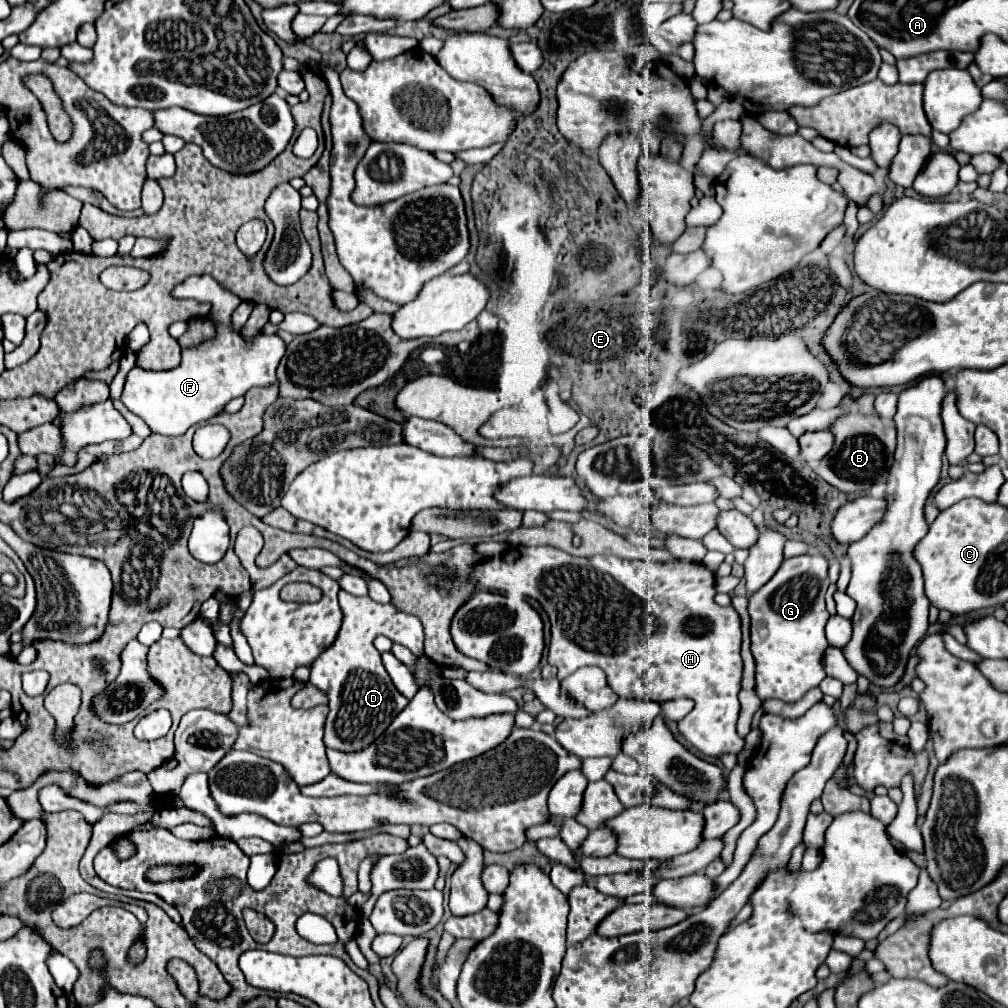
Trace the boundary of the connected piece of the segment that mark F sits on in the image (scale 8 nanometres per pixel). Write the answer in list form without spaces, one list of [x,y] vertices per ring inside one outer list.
[[[210,275],[188,277],[172,291],[172,295],[210,303],[216,335],[198,345],[184,347],[182,363],[176,369],[151,371],[134,366],[129,371],[120,399],[134,415],[142,417],[154,433],[160,435],[182,435],[192,425],[218,415],[228,401],[244,395],[248,389],[274,385],[276,367],[286,351],[286,343],[280,335],[258,333],[246,341],[246,337],[232,327],[232,313],[240,305],[240,297],[222,287]]]

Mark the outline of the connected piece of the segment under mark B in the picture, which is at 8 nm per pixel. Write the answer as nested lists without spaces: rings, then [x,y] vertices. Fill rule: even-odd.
[[[842,415],[830,425],[834,435],[832,451],[814,467],[814,473],[842,493],[862,493],[876,483],[886,481],[886,471],[892,463],[892,451],[896,449],[896,429],[886,425],[876,415]]]

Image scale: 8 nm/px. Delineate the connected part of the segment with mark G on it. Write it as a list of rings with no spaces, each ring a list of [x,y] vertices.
[[[808,553],[786,559],[774,577],[748,597],[752,655],[756,659],[756,693],[760,699],[796,703],[826,677],[822,655],[828,647],[824,635],[830,617],[824,603],[828,585],[828,561],[820,553]]]

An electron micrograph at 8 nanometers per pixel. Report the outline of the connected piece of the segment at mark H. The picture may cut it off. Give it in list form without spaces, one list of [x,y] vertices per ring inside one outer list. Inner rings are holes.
[[[512,547],[510,551],[506,551],[500,557],[492,557],[486,559],[482,563],[476,565],[478,573],[468,575],[468,581],[474,587],[480,587],[482,591],[494,591],[494,593],[504,593],[505,597],[512,599],[524,599],[527,602],[528,597],[538,599],[538,603],[542,605],[542,609],[548,613],[550,619],[550,647],[548,647],[548,663],[558,667],[558,679],[568,677],[570,673],[574,673],[576,669],[584,667],[584,665],[596,665],[606,673],[608,685],[612,687],[612,691],[618,697],[624,699],[648,699],[648,701],[668,701],[668,699],[678,699],[678,697],[688,697],[694,701],[694,709],[678,723],[678,731],[680,735],[690,741],[700,753],[708,755],[708,757],[720,757],[722,753],[738,753],[744,747],[744,739],[738,737],[736,733],[736,719],[738,719],[738,711],[740,711],[740,703],[738,703],[738,691],[740,691],[740,677],[742,677],[742,657],[740,657],[740,643],[742,643],[742,631],[740,631],[740,617],[734,611],[734,607],[720,607],[714,597],[716,597],[716,577],[710,569],[706,569],[702,563],[694,563],[694,561],[686,561],[686,559],[670,559],[670,561],[628,561],[628,559],[620,559],[620,557],[606,557],[606,555],[598,555],[598,557],[572,557],[556,547]],[[646,611],[648,615],[654,617],[654,633],[646,637]]]

